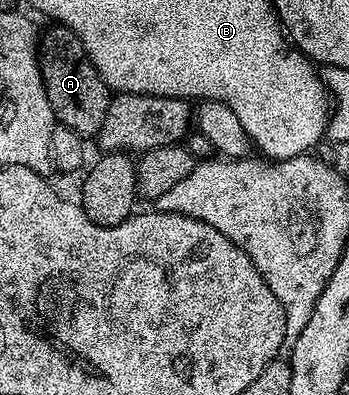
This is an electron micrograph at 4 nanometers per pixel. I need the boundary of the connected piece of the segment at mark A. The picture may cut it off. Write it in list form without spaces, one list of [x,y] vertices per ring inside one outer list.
[[[48,26],[38,40],[40,73],[44,79],[46,98],[52,112],[63,127],[85,138],[99,137],[102,122],[106,122],[106,110],[110,110],[113,93],[108,83],[88,60],[82,42],[69,28]]]

